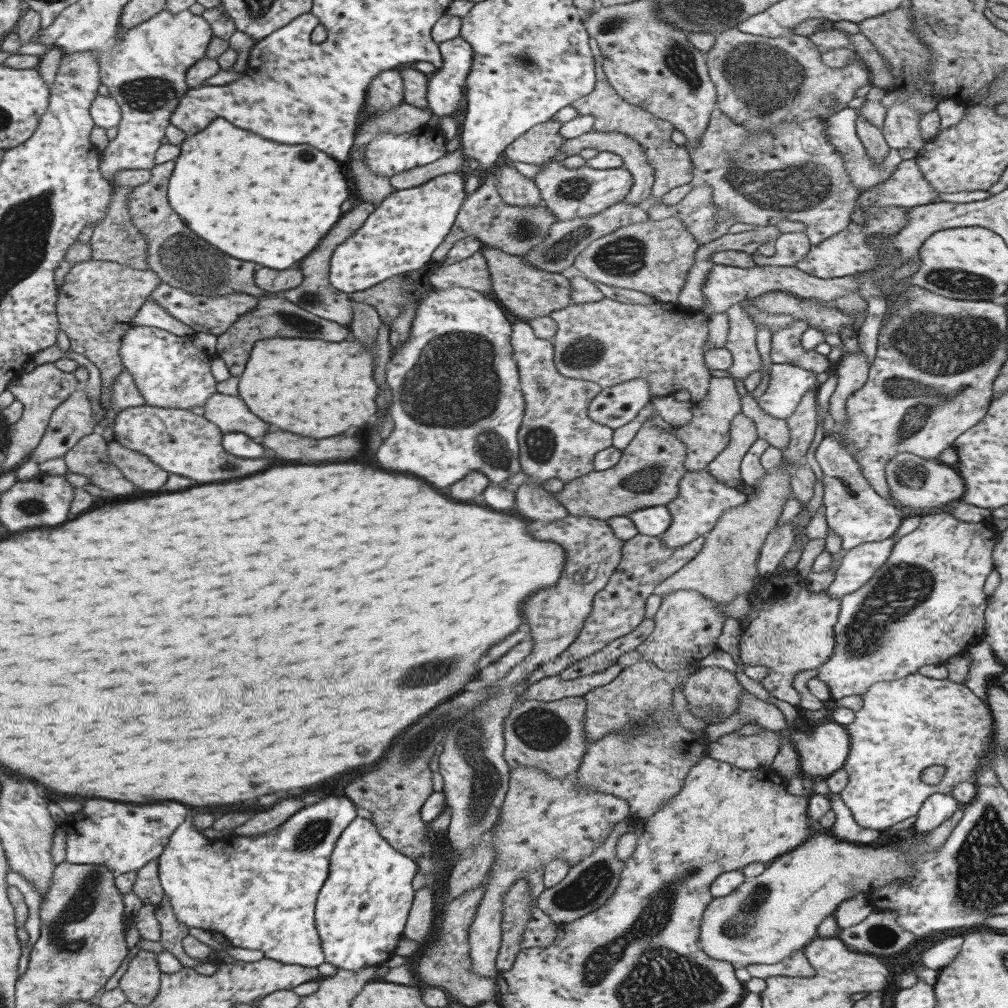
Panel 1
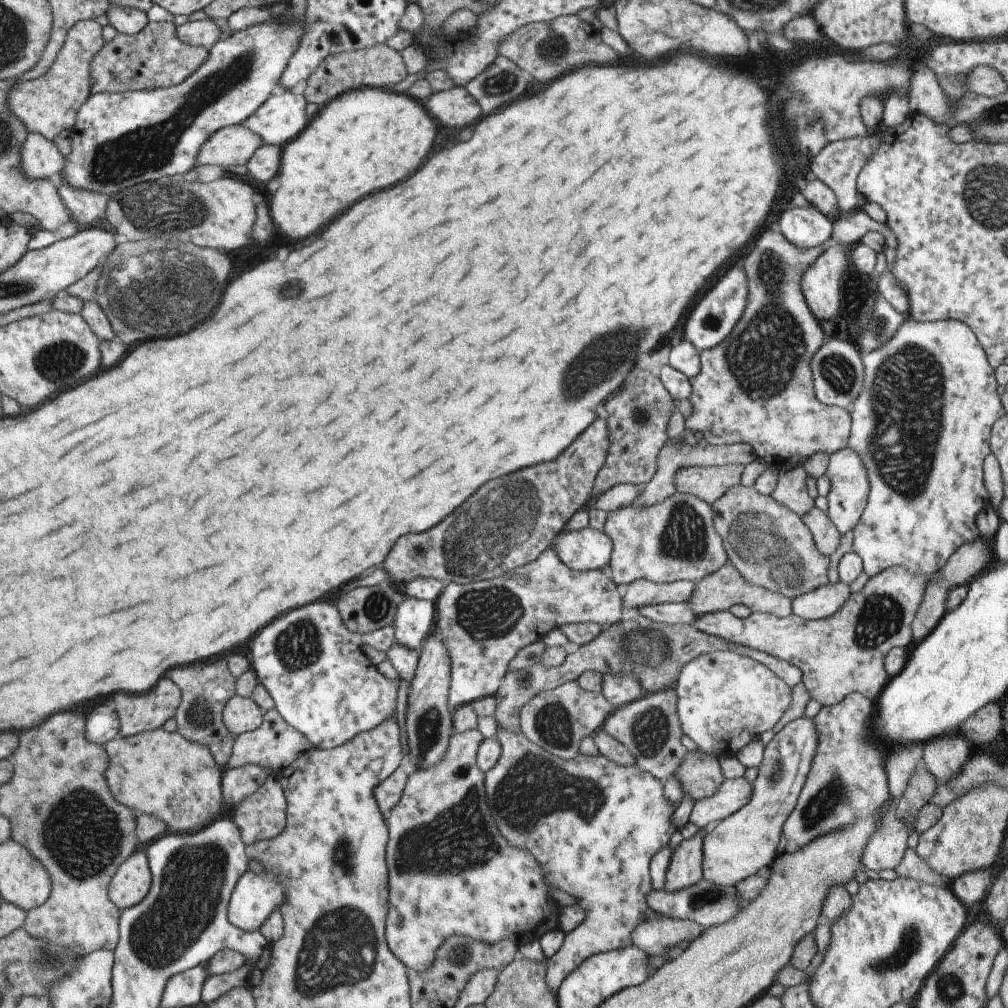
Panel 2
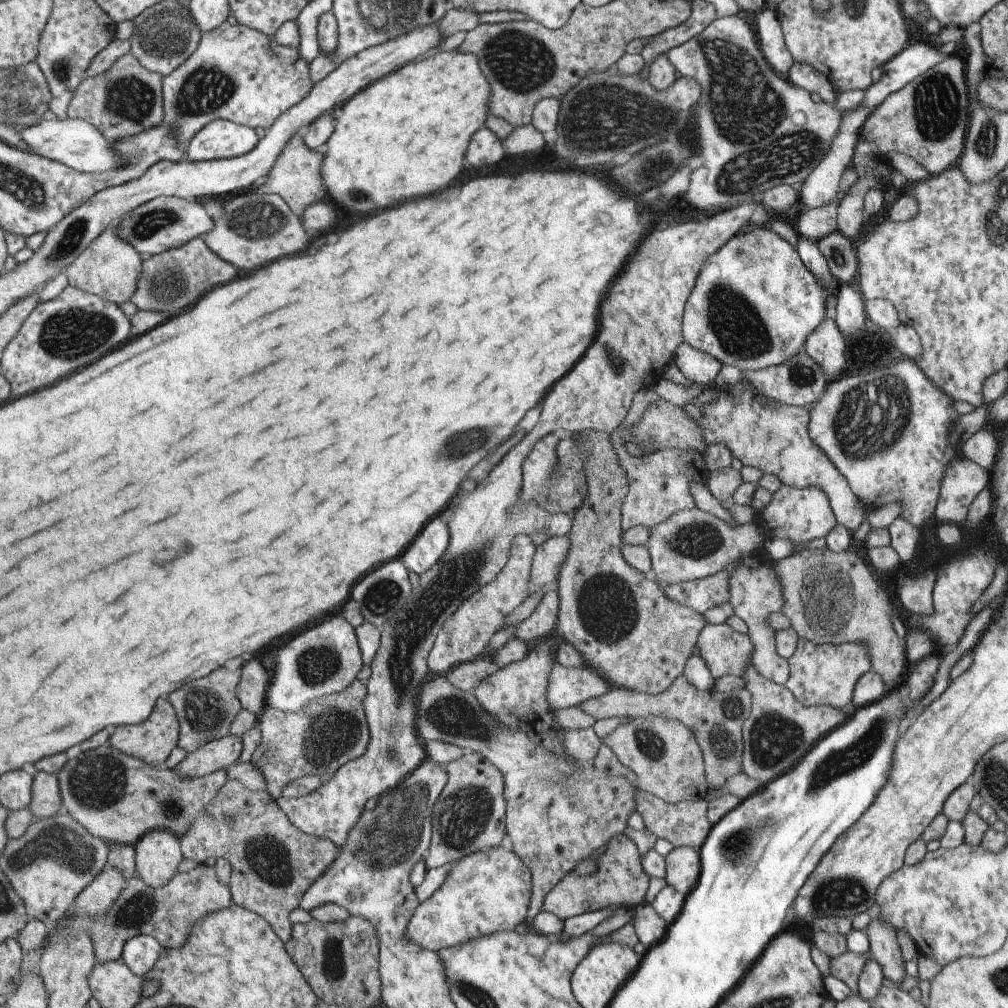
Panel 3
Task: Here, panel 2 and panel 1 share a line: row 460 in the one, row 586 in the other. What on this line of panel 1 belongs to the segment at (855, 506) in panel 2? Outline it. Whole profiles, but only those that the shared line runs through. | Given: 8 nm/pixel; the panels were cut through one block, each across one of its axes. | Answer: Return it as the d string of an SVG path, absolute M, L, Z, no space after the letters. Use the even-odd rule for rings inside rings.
M889 537L877 542L865 542L844 552L833 581L826 589L828 596L840 599L863 586L889 558L893 544L893 539Z

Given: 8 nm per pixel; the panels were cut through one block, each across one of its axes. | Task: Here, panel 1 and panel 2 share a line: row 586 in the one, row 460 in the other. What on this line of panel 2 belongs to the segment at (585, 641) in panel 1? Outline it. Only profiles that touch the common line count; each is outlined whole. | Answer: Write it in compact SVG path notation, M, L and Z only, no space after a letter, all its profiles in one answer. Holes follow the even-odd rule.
M631 370L625 382L602 404L607 412L608 450L595 475L591 498L619 483L645 484L656 470L656 456L667 442L665 426L673 414L673 399L661 381L645 370Z

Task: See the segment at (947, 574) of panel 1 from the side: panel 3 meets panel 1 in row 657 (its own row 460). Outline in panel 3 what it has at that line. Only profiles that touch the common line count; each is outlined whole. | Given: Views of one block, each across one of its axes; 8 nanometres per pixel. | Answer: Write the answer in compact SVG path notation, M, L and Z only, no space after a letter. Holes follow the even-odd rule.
M901 358L895 364L877 368L867 374L855 374L828 381L823 394L809 413L809 440L821 448L821 452L845 479L849 490L858 498L860 504L871 510L889 502L897 502L901 508L898 516L905 522L918 529L929 522L929 518L934 515L945 466L949 464L949 458L958 454L958 448L950 447L947 438L949 428L955 425L960 415L953 408L949 395L929 382L916 362L910 358ZM883 418L887 418L889 424ZM885 426L891 438L883 438Z

